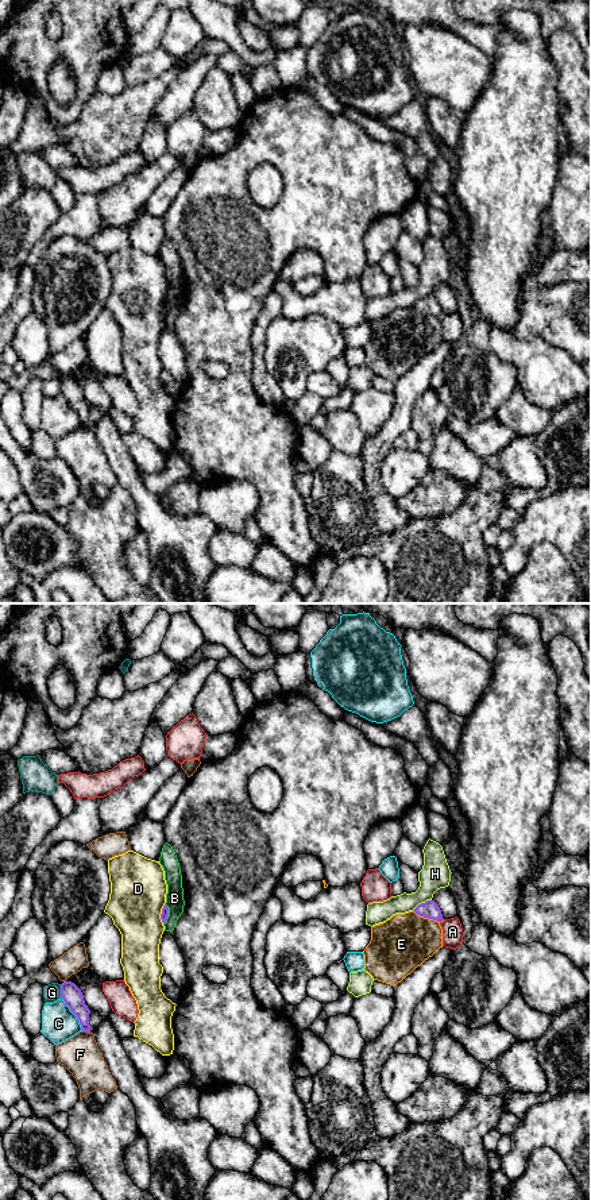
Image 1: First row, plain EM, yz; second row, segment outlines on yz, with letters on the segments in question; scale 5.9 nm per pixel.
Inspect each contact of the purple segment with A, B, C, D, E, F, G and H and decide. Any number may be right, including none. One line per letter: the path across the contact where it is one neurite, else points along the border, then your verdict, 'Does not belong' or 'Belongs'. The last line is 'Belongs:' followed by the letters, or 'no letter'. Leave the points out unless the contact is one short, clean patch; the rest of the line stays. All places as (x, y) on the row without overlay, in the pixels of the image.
A: Does not belong
B: Boundary: yz (165, 298), (167, 313), (163, 320). Does not belong
C: Does not belong
D: Does not belong
E: Does not belong
F: Does not belong
G: Does not belong
H: Does not belong
Belongs: no letter

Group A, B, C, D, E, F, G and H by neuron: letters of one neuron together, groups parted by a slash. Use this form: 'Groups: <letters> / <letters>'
Groups: A / B / C / D / E / F / G / H

